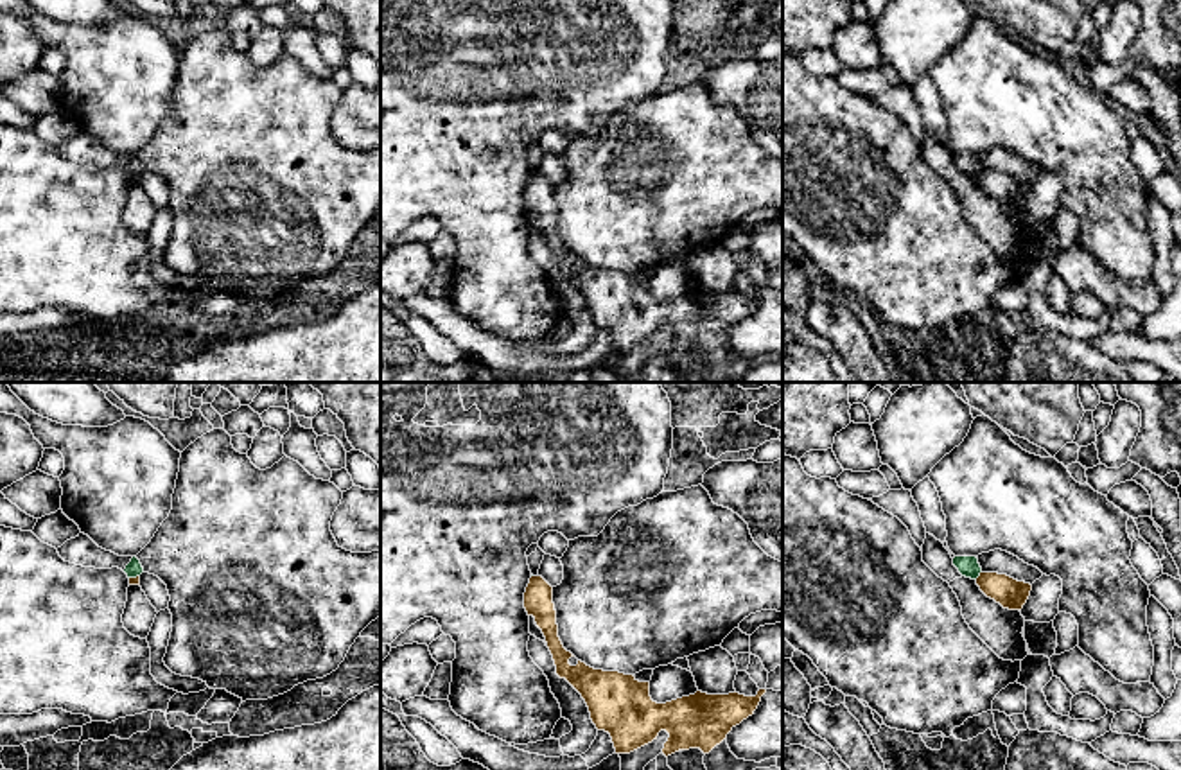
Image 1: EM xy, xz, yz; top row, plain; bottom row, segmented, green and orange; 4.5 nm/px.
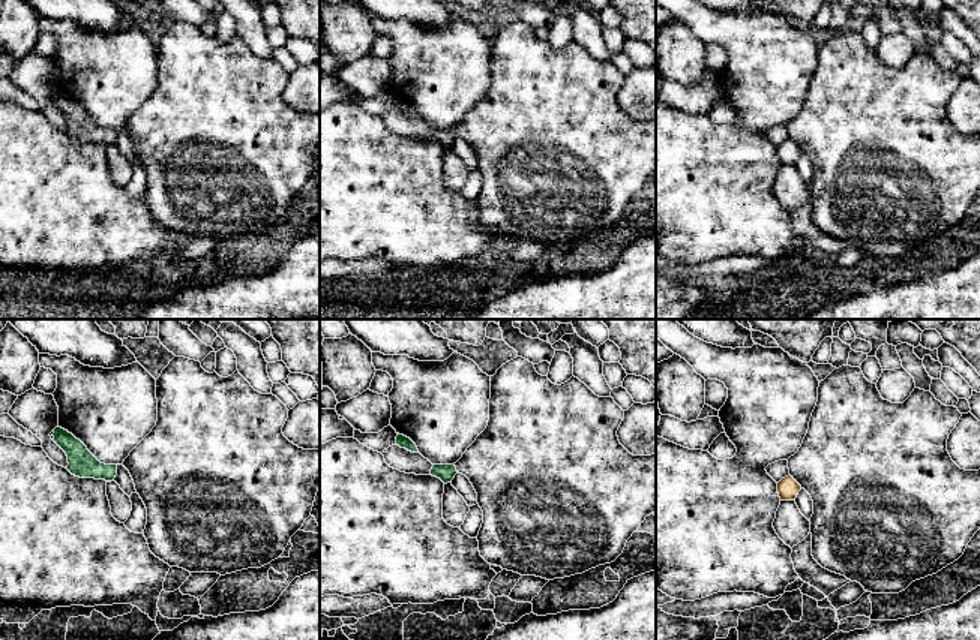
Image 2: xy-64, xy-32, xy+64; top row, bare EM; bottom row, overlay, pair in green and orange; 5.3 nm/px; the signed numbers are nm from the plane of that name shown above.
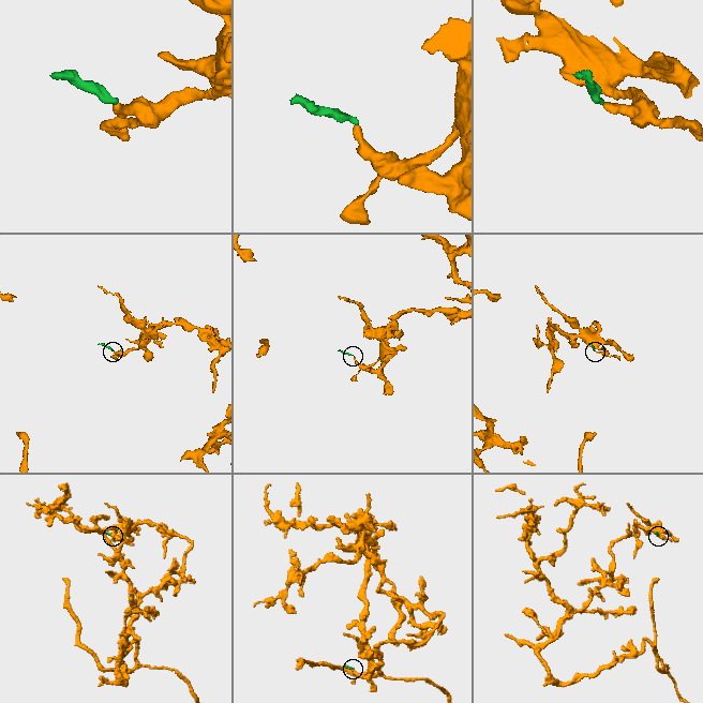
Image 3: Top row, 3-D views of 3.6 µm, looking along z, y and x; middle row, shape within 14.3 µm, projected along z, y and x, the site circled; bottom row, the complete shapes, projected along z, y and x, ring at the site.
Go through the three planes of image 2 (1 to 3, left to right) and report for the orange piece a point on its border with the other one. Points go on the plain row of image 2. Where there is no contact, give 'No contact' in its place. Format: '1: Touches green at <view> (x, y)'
1: No contact
2: No contact
3: No contact

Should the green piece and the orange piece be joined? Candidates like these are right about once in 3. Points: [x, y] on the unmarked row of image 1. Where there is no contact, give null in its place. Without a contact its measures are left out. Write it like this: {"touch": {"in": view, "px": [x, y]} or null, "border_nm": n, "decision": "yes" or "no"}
{"touch": {"in": "yz", "px": [979, 173]}, "border_nm": 50, "decision": "no"}

